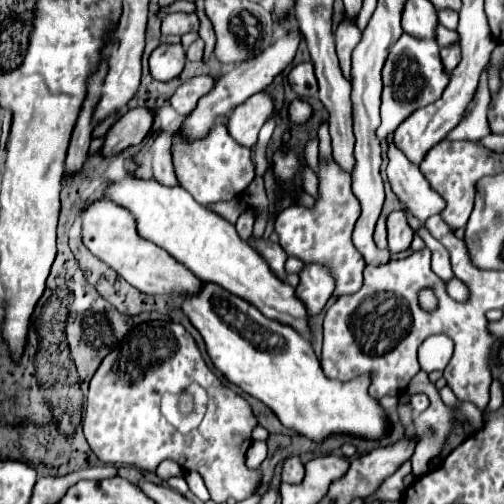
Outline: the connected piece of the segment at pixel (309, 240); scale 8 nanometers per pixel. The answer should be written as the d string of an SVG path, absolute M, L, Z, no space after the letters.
M319 159L319 199L315 199L315 205L311 209L293 205L279 213L275 221L275 233L279 235L281 247L291 255L301 259L305 265L317 263L327 267L331 277L335 279L335 291L333 299L339 299L343 295L353 295L363 285L363 269L365 261L361 259L359 251L355 249L351 241L351 233L355 227L355 221L359 219L361 207L351 191L351 175L343 171L335 159Z

